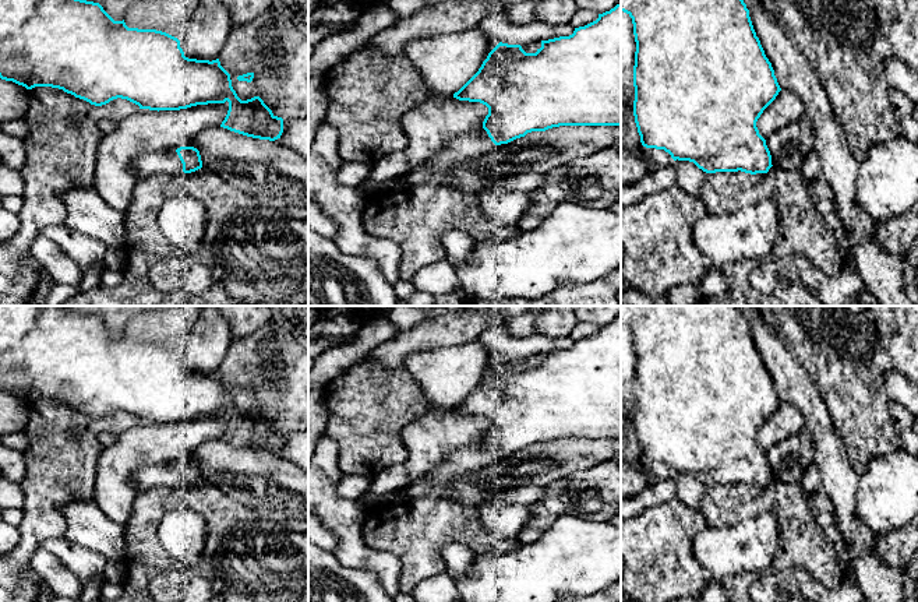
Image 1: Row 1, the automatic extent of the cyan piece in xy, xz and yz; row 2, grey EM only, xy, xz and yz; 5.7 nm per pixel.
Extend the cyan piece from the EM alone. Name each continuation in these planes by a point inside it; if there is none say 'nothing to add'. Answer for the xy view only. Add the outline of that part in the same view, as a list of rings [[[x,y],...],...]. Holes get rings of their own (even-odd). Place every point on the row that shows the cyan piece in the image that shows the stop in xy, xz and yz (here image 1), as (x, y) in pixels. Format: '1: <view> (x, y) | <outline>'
1: xy (168, 162) | [[[176,149],[163,152],[146,152],[134,162],[133,170],[138,179],[144,179],[159,173],[165,175],[184,173],[183,163]]]

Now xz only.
1: xz (465, 148) | [[[481,129],[474,134],[453,138],[444,149],[431,156],[427,163],[434,175],[446,177],[455,166],[479,159],[490,152],[495,144]]]

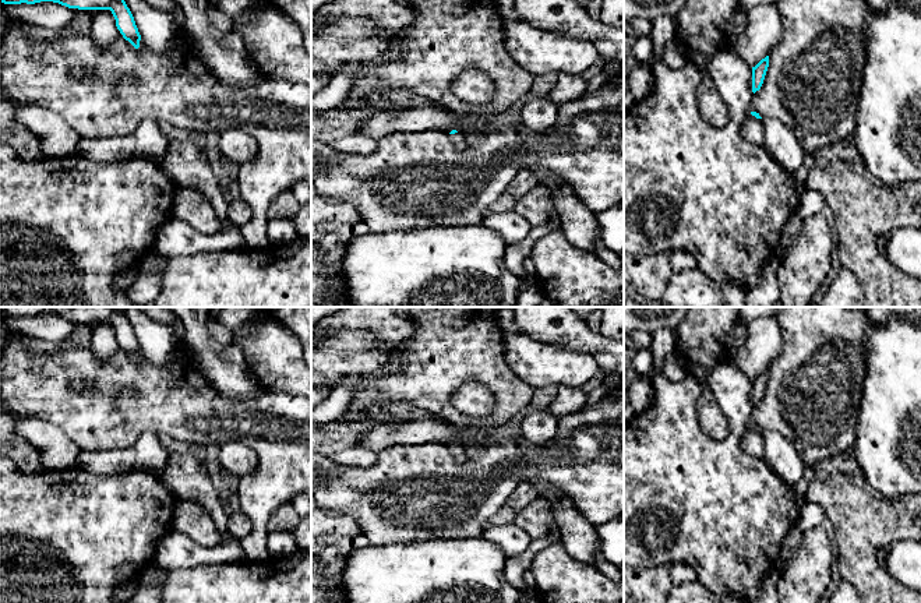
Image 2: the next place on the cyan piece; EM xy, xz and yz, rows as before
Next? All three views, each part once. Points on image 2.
1: xz (458, 138) | [[[455,133],[455,134],[451,134],[451,137],[452,137],[452,141],[454,141],[454,144],[455,144],[455,147],[458,149],[462,149],[465,147],[465,137],[463,137],[463,134]]]

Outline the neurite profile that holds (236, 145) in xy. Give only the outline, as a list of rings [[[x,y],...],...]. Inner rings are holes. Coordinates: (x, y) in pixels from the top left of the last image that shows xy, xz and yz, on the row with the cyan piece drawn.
[[[226,130],[219,134],[218,148],[223,158],[236,165],[250,162],[257,155],[255,140],[241,130]]]

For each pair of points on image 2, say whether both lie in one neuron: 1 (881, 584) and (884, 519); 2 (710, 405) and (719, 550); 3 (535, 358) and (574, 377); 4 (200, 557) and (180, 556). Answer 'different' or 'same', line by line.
1: same
2: different
3: same
4: same

